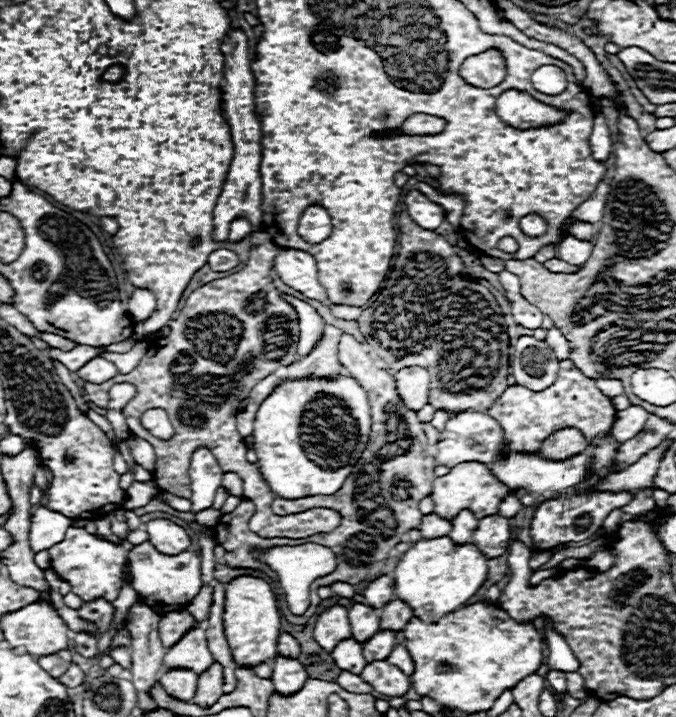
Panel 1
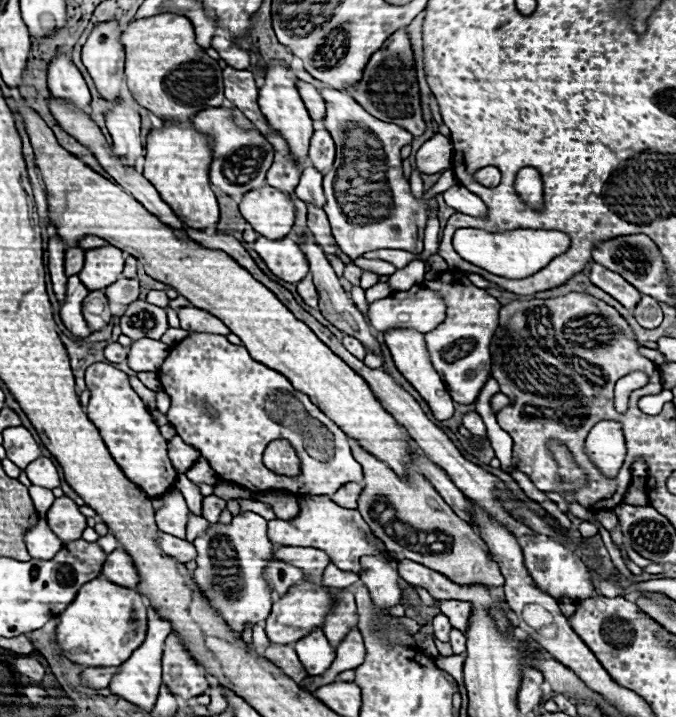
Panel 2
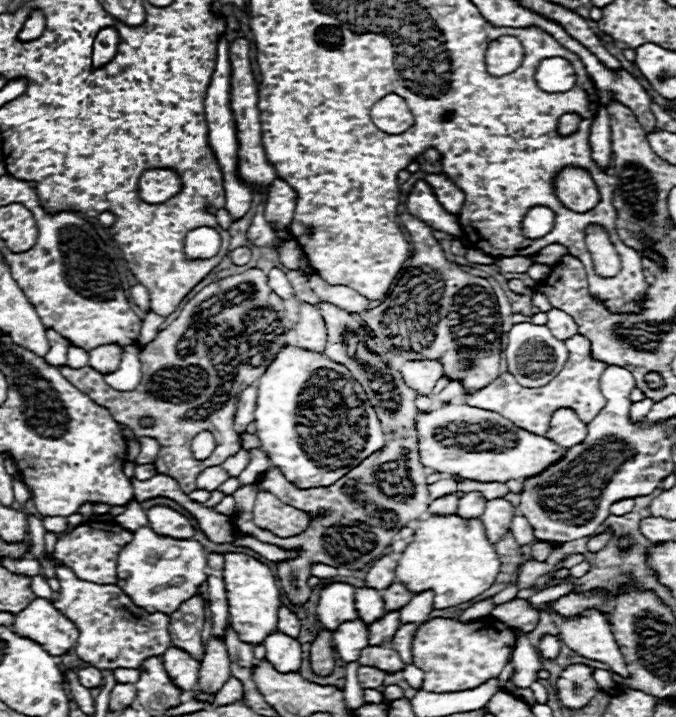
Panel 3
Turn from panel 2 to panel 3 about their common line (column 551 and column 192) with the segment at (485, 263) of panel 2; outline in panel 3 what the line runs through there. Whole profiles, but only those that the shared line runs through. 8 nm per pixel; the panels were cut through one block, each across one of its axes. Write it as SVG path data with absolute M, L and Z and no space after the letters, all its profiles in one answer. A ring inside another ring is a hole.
M202 226L190 230L184 238L184 254L190 260L208 260L220 250L220 234L214 228Z

